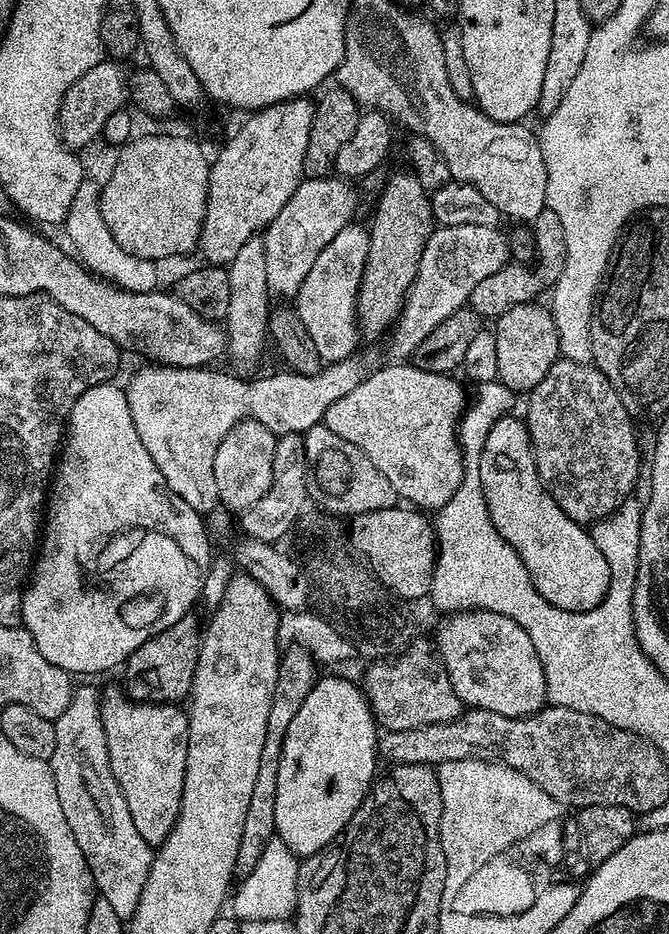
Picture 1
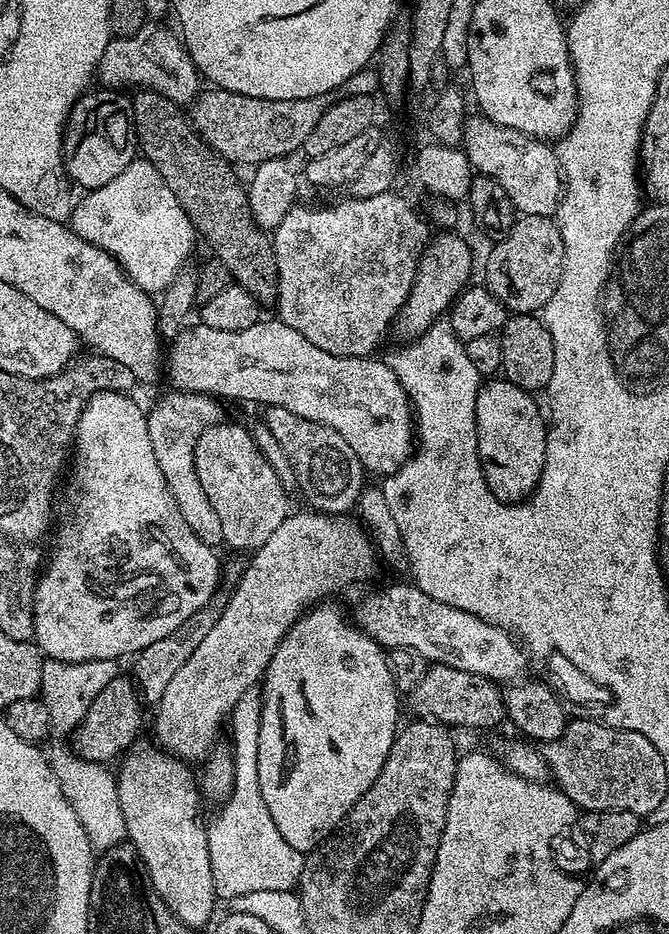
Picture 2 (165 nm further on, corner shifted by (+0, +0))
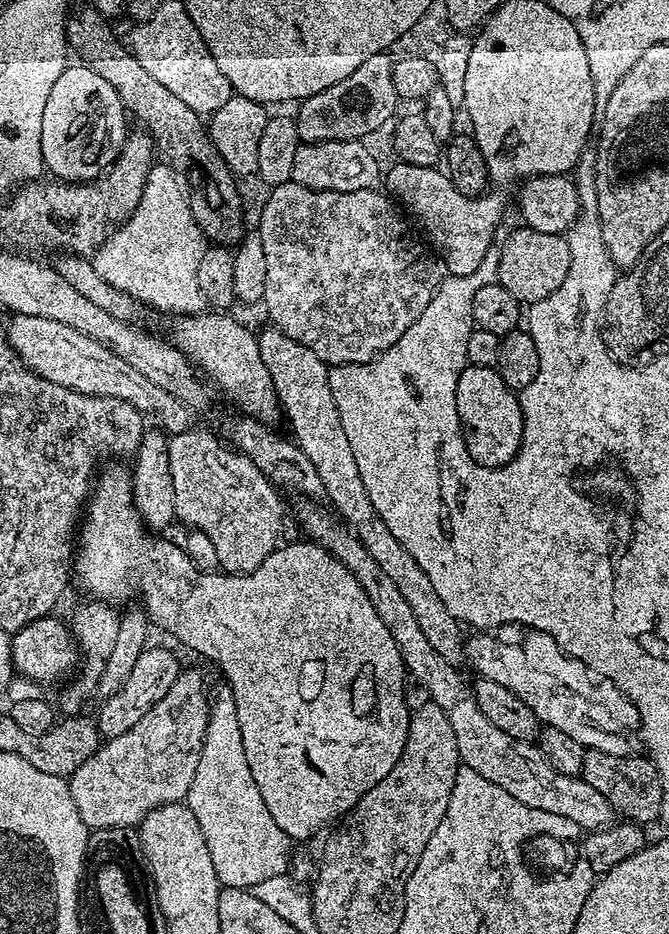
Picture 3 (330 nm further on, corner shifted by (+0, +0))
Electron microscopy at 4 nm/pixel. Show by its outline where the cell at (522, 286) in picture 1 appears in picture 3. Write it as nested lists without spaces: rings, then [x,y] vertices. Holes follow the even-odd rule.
[[[527,226],[519,227],[507,236],[504,244],[501,243],[497,283],[509,290],[521,304],[531,306],[560,288],[569,273],[572,251],[565,235],[545,234]]]

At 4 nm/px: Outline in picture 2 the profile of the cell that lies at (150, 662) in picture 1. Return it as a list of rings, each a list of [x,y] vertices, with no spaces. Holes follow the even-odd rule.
[[[117,674],[114,682],[110,682],[110,686],[104,687],[102,694],[98,694],[98,698],[90,702],[86,718],[82,718],[71,737],[71,747],[75,755],[83,760],[97,762],[112,762],[108,760],[115,761],[123,757],[137,743],[136,735],[140,732],[140,708],[142,709],[142,697],[135,683],[129,677],[127,680],[124,674]]]

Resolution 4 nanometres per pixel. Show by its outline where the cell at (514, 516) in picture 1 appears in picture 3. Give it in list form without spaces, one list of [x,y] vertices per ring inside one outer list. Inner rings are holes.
[[[469,364],[458,378],[456,395],[460,429],[464,432],[466,450],[474,462],[493,470],[516,459],[524,437],[524,415],[520,396],[502,382],[495,368]]]

